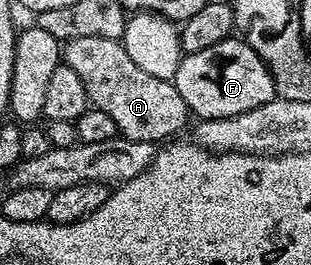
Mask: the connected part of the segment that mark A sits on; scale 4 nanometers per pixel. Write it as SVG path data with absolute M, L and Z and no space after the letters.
M98 37L71 39L63 45L63 64L79 74L83 87L87 87L90 106L107 111L107 115L115 119L115 127L124 140L161 143L177 135L172 133L179 132L185 120L190 120L189 108L183 103L183 95L179 95L176 85L143 71L121 41Z

